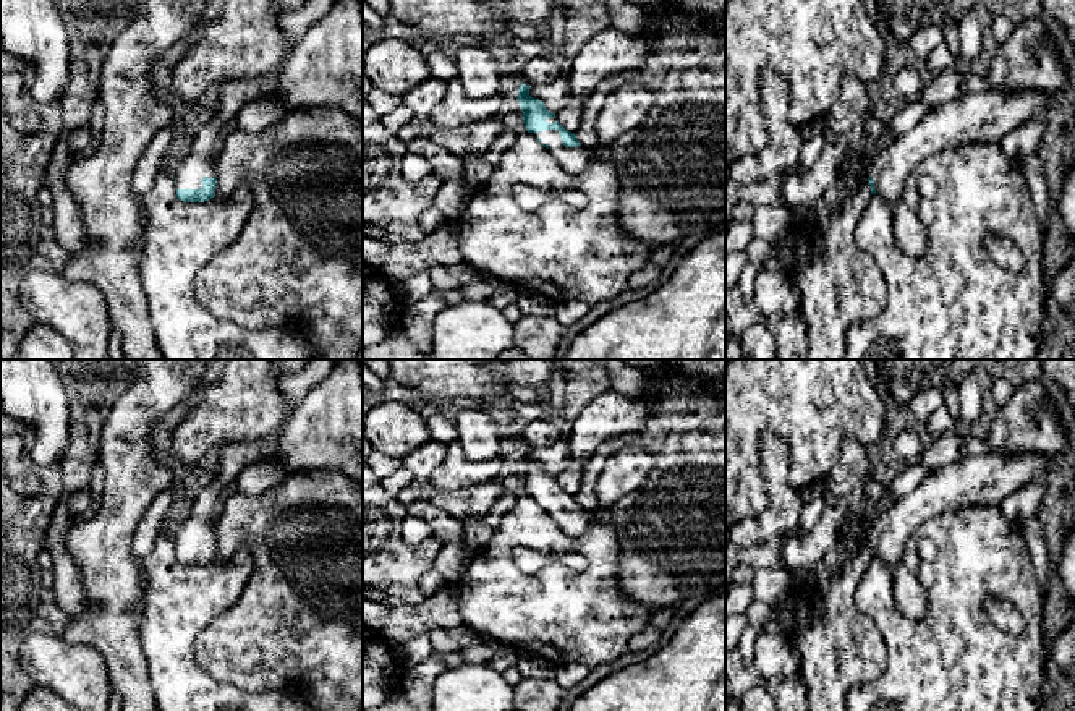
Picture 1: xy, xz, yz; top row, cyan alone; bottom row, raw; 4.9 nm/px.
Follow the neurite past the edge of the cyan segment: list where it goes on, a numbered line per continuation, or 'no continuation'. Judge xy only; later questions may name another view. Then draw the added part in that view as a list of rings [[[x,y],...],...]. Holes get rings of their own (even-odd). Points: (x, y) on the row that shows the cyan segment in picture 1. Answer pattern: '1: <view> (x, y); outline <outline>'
1: xy (188, 174); outline [[[188,154],[175,170],[178,189],[199,189],[202,188],[202,178],[217,177],[215,159],[206,160],[196,154]]]

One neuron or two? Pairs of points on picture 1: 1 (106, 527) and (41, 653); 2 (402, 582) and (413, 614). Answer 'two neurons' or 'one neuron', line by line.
1: two neurons
2: two neurons

